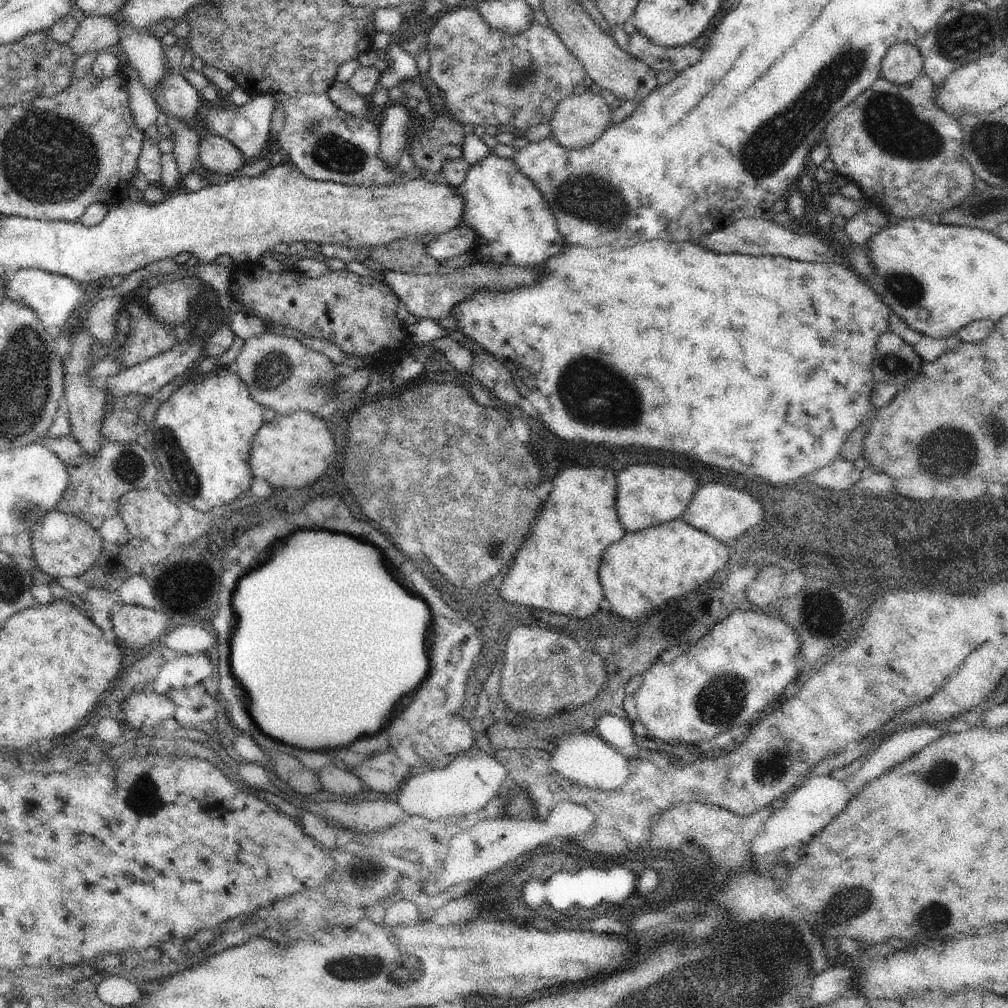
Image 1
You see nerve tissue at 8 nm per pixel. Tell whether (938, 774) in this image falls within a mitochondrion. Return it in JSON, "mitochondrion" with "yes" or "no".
{"mitochondrion":"yes"}

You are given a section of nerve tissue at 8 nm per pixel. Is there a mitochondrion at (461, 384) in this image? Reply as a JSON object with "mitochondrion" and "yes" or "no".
{"mitochondrion":"no"}

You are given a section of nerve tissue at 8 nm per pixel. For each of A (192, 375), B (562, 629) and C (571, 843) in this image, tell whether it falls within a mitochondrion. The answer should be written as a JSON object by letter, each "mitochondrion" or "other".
{"A":"other","B":"other","C":"other"}

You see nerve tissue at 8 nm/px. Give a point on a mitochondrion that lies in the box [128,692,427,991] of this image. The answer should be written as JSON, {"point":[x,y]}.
{"point":[352,964]}

